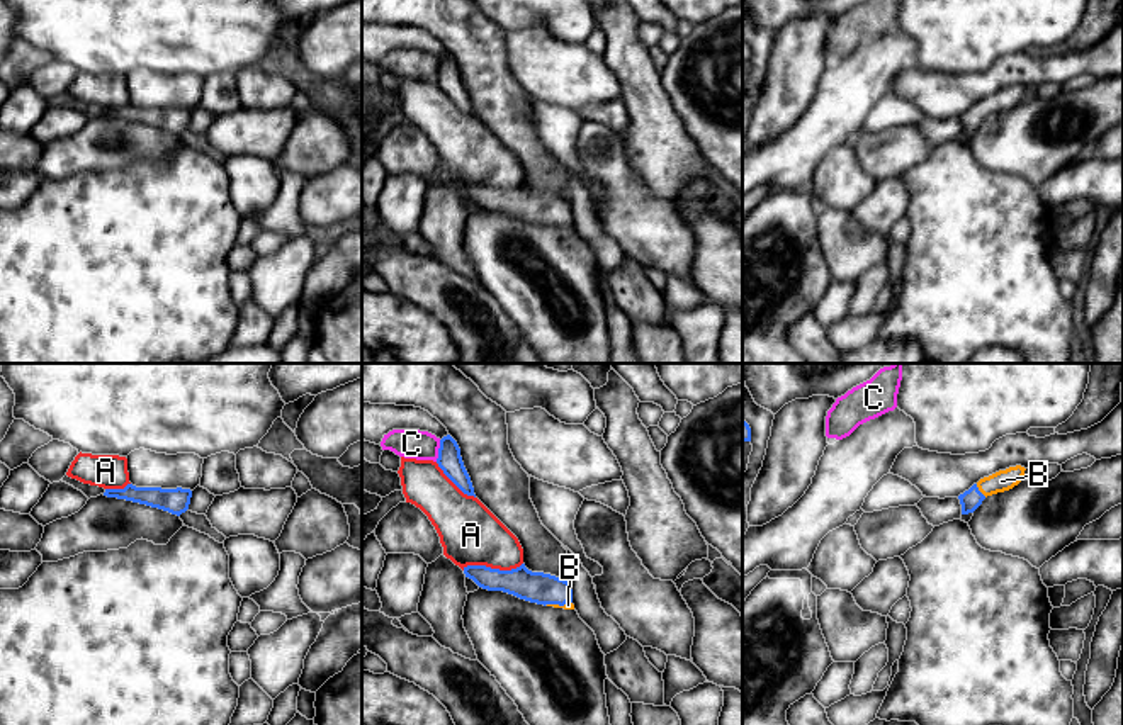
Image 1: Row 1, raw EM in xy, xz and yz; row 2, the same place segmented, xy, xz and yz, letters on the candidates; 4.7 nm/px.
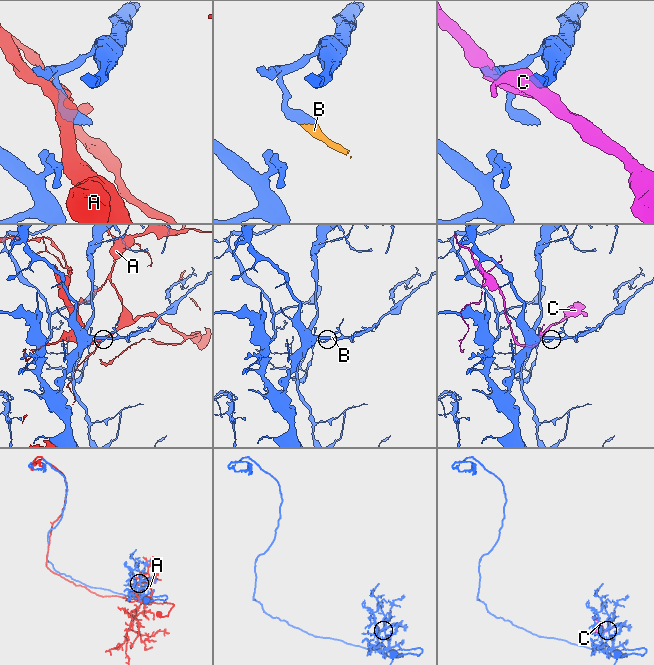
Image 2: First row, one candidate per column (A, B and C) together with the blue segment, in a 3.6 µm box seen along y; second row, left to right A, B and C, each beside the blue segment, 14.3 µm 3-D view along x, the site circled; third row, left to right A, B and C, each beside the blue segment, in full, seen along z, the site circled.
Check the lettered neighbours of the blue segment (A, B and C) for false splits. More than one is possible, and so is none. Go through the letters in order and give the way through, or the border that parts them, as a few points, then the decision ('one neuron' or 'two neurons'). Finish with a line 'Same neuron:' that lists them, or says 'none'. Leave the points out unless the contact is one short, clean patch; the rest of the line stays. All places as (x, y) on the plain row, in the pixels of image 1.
A: two neurons
B: way yz (970, 119), (979, 111), (1001, 101); one neuron
C: two neurons
Same neuron: B

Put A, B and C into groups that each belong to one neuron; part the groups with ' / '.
A / B / C

